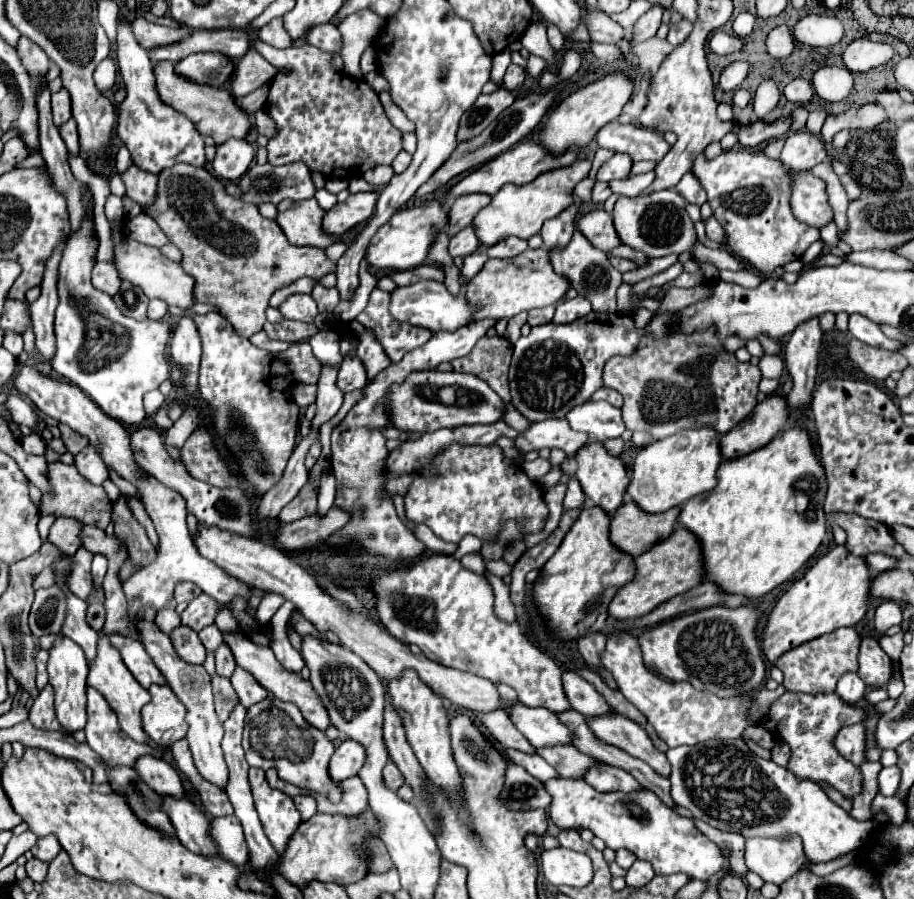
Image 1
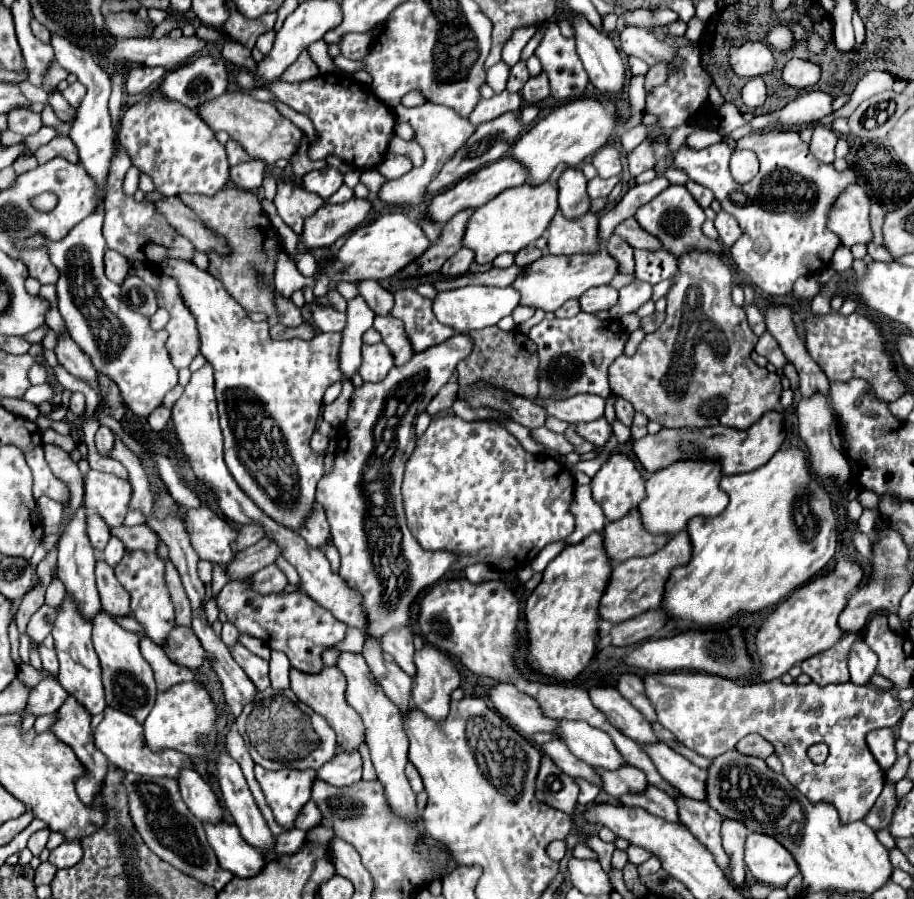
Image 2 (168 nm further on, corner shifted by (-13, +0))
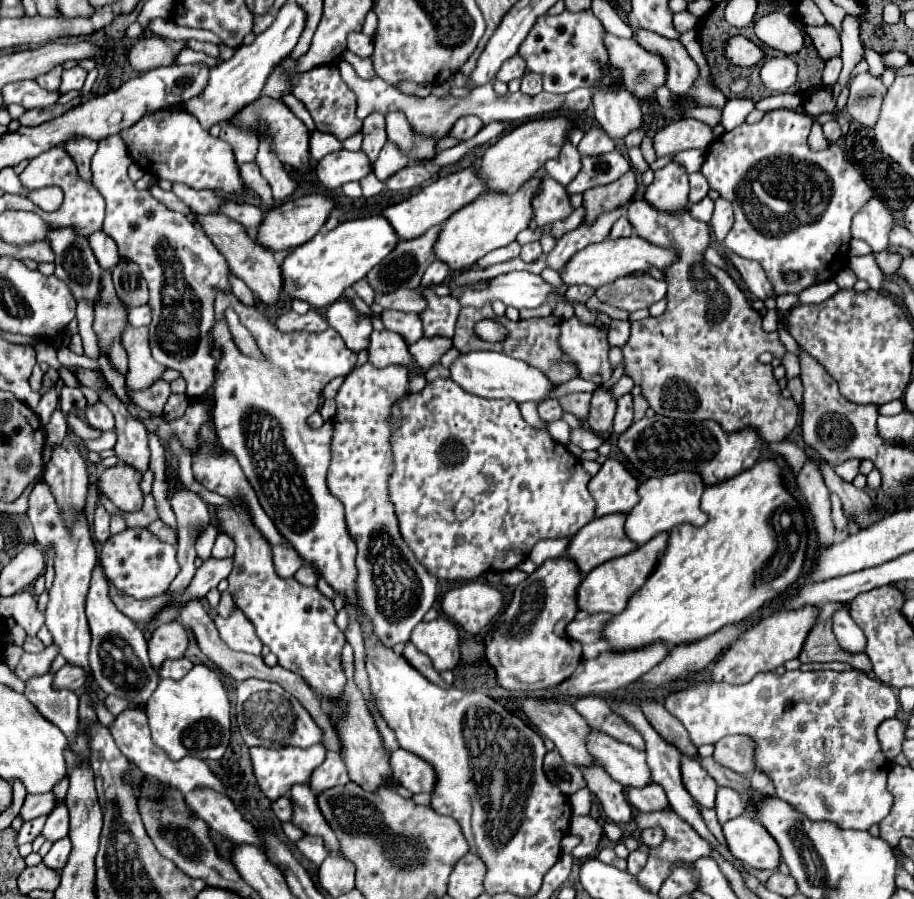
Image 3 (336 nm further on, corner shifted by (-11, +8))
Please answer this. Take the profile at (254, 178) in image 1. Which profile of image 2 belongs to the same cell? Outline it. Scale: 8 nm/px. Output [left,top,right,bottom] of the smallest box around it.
[303,166,343,200]

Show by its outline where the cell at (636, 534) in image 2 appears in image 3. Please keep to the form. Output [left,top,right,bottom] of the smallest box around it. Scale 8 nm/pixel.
[565,514,637,574]

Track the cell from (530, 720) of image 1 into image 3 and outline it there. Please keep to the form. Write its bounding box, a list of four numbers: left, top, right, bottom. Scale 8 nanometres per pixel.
[585,728,651,786]

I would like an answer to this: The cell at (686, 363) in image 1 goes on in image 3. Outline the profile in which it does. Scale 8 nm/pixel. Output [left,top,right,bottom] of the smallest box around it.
[623,200,799,442]

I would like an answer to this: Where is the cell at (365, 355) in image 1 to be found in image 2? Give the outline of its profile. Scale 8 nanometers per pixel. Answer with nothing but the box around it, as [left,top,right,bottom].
[375,316,415,366]

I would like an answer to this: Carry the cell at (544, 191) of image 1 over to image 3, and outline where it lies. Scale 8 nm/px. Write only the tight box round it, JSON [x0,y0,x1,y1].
[435,176,541,270]

